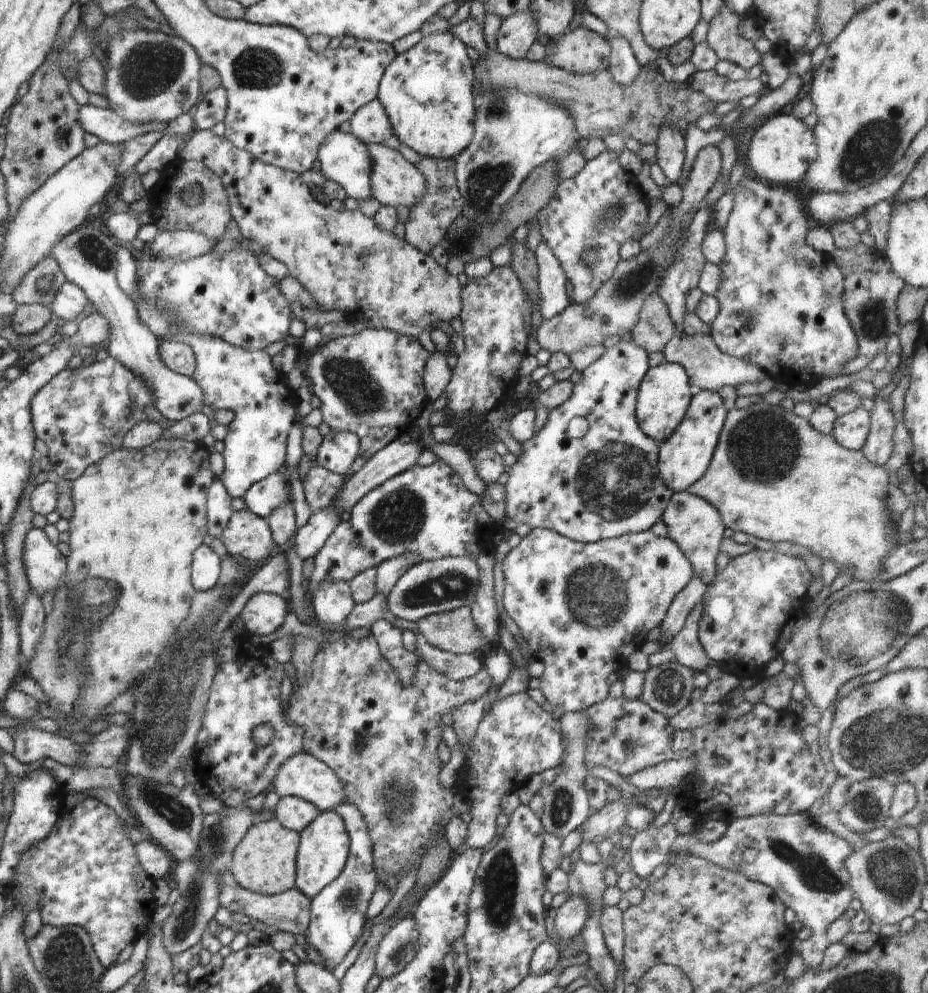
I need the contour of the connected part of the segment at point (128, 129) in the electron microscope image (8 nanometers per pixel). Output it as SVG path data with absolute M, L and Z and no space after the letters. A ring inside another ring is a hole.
M90 103L85 104L80 110L78 120L81 126L84 126L90 134L97 136L102 142L120 145L148 131L163 131L167 125L167 123L156 121L137 125L122 118L112 109L96 107Z

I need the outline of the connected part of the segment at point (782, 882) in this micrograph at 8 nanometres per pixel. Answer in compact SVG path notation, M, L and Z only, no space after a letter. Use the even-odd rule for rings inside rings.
M808 813L795 815L754 815L738 818L727 826L724 836L713 843L699 841L696 832L679 834L672 843L671 854L686 853L720 865L724 870L742 873L752 882L759 882L772 888L786 907L796 912L796 919L812 930L812 935L806 940L792 941L792 951L798 952L803 958L805 970L816 970L821 966L828 945L827 928L837 918L840 918L849 907L854 897L851 884L848 882L845 860L854 852L853 845L846 839L836 836L827 830L820 829L812 823ZM828 868L838 868L840 872L830 872Z

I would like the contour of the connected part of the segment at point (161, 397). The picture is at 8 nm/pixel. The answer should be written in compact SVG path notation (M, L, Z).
M86 224L75 233L67 234L54 249L48 253L65 274L66 280L79 286L86 294L89 302L94 304L95 312L104 315L110 326L110 341L106 349L112 358L130 368L138 376L146 380L146 384L154 394L154 406L164 419L178 422L192 413L201 412L203 392L192 378L170 370L160 358L157 336L139 320L133 300L122 292L117 285L116 267L118 242L106 230L98 231Z

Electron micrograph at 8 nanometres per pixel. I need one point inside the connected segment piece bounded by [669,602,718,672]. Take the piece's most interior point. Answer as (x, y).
(688, 651)

